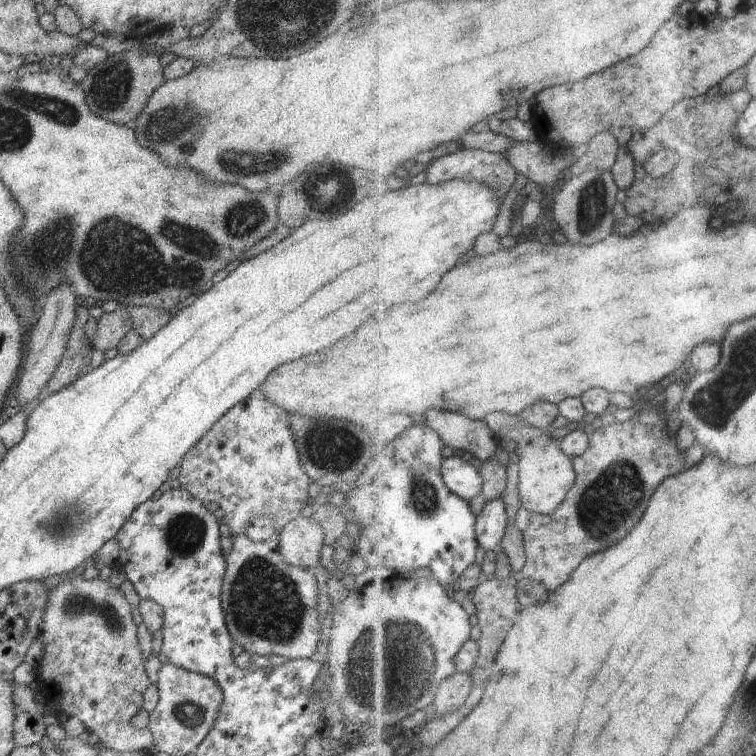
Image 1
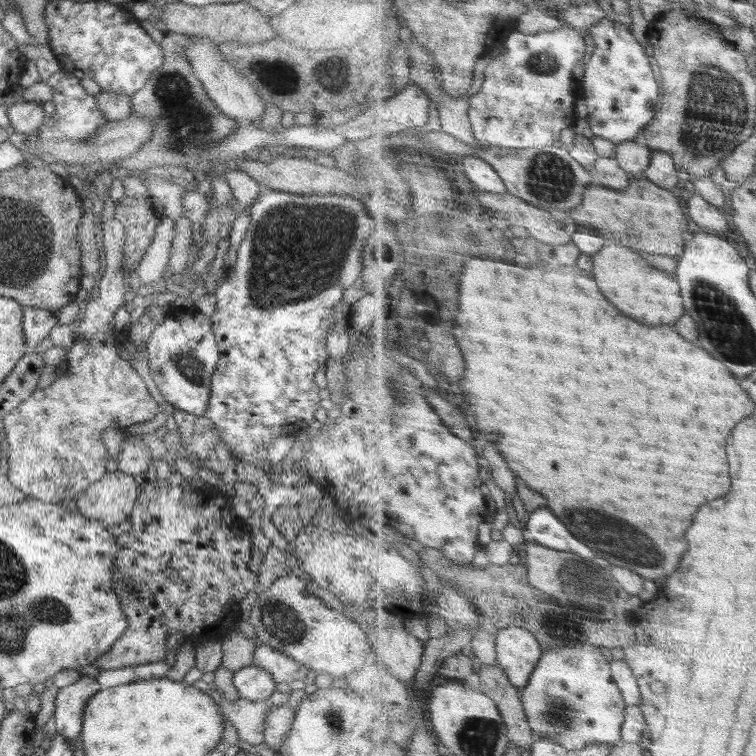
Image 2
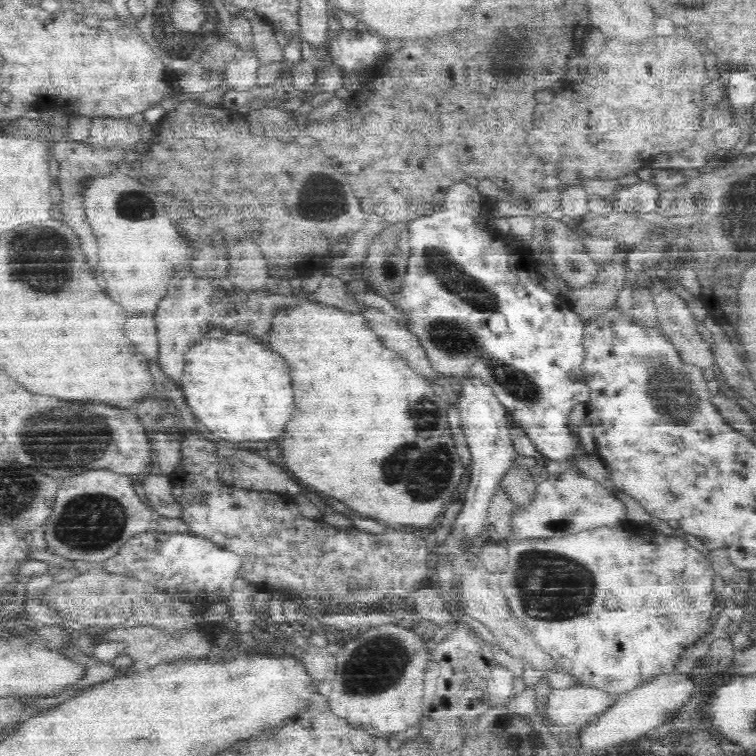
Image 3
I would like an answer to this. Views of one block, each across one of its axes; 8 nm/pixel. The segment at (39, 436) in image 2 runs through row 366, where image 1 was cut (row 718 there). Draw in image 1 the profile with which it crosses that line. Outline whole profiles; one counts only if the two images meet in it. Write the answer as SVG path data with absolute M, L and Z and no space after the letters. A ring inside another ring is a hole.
M66 574L62 577L62 580L49 590L47 606L43 612L41 623L38 625L39 632L38 638L42 644L44 644L44 655L41 660L36 663L35 680L40 683L41 690L44 690L46 694L45 698L48 698L50 702L58 704L58 708L62 712L66 712L68 716L76 716L85 728L91 730L98 738L102 747L118 751L119 753L128 751L148 751L150 746L154 744L154 739L150 730L147 727L138 728L134 726L130 720L134 718L134 715L138 714L142 710L144 704L144 692L146 688L151 684L146 670L144 669L145 658L143 657L142 649L140 648L140 642L138 642L137 626L132 619L132 606L126 601L123 592L118 588L112 587L108 581L103 581L98 578L85 580L82 575Z

